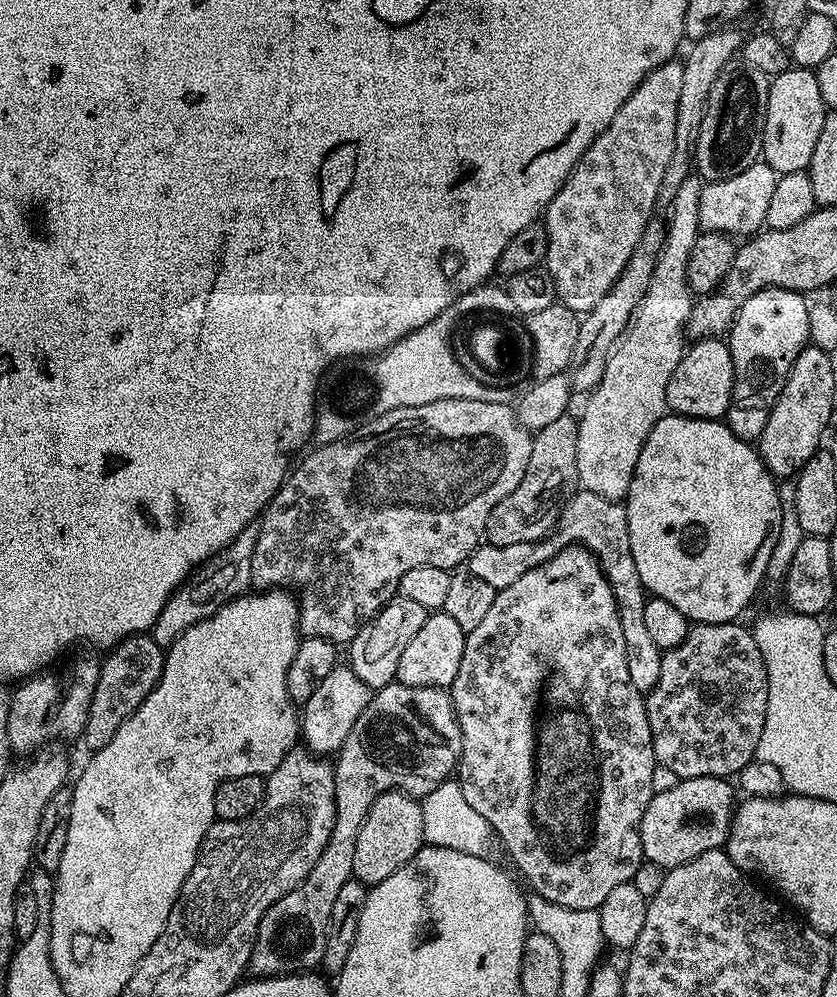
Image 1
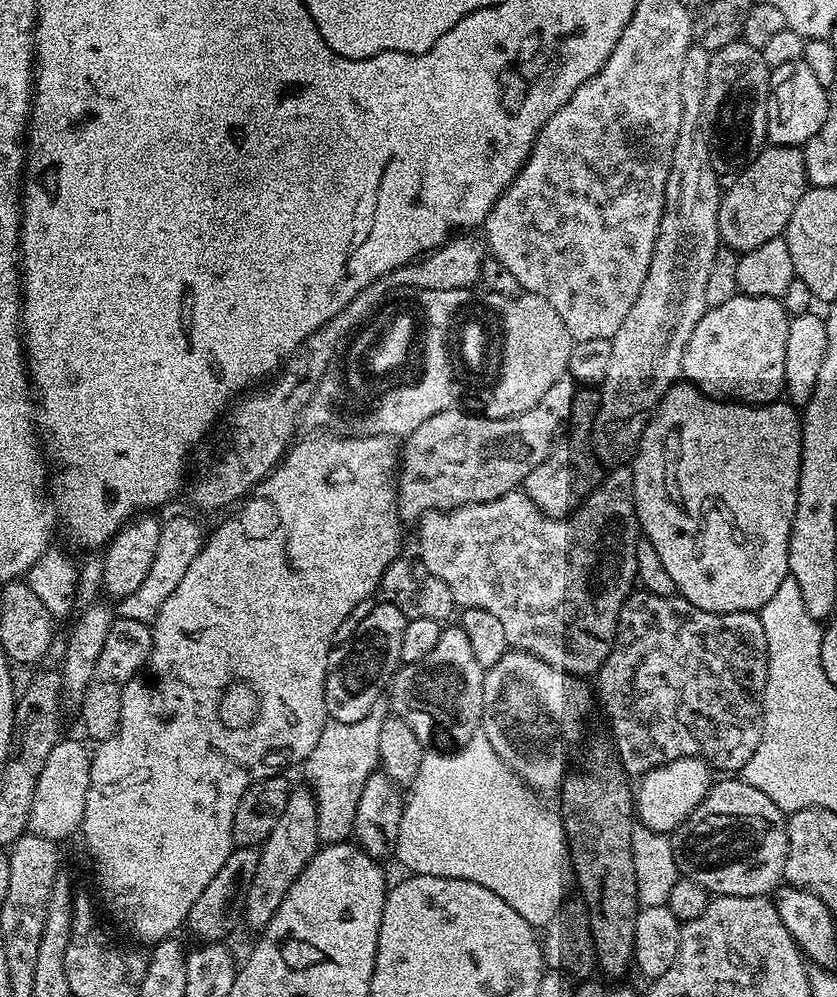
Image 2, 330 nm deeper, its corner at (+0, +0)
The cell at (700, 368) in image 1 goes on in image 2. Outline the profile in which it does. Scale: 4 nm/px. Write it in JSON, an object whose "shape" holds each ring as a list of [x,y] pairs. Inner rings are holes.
{"shape":[[[735,294],[729,300],[724,300],[721,304],[713,303],[705,312],[704,317],[694,326],[694,334],[690,334],[690,342],[686,342],[686,350],[682,354],[682,366],[680,367],[683,379],[687,383],[693,384],[699,392],[706,396],[711,396],[714,400],[725,402],[739,402],[742,404],[770,404],[777,399],[776,395],[784,392],[784,379],[786,378],[786,338],[790,334],[789,314],[784,309],[783,303],[775,296],[745,296]]]}

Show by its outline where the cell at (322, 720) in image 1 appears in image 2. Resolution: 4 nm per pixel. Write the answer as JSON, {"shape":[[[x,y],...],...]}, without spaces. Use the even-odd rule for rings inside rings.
{"shape":[[[293,787],[286,798],[286,806],[282,810],[274,830],[259,845],[260,857],[258,870],[254,874],[254,882],[250,882],[250,890],[246,894],[244,914],[242,917],[245,925],[262,930],[274,918],[274,910],[282,906],[282,898],[294,886],[298,874],[312,861],[312,856],[321,847],[319,838],[318,812],[315,798],[307,787]]]}

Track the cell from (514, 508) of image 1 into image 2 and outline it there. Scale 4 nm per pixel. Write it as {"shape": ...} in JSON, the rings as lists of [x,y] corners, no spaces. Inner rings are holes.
{"shape":[[[577,387],[574,402],[570,406],[566,435],[553,447],[541,464],[534,466],[534,470],[530,470],[530,474],[526,474],[522,491],[545,516],[557,518],[569,516],[579,508],[580,502],[586,499],[601,482],[600,467],[602,464],[592,447],[592,427],[596,421],[599,405],[600,393],[595,387]]]}

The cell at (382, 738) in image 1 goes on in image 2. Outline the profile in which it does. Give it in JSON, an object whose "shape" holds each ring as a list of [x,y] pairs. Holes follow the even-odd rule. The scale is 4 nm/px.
{"shape":[[[458,626],[448,627],[441,631],[434,650],[422,662],[397,668],[386,689],[391,715],[401,716],[420,744],[431,745],[436,750],[455,750],[470,742],[478,735],[482,718],[485,669],[478,666],[466,632]]]}

